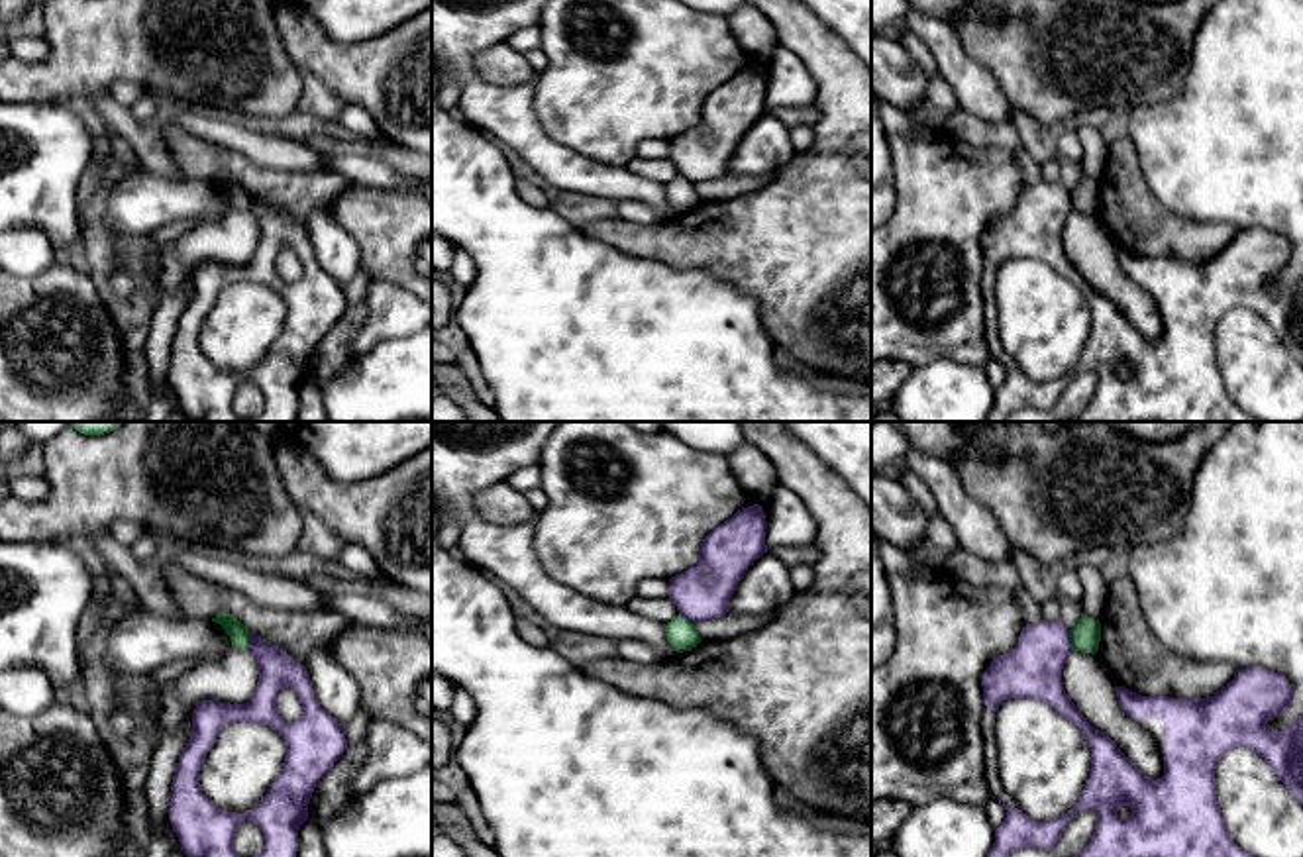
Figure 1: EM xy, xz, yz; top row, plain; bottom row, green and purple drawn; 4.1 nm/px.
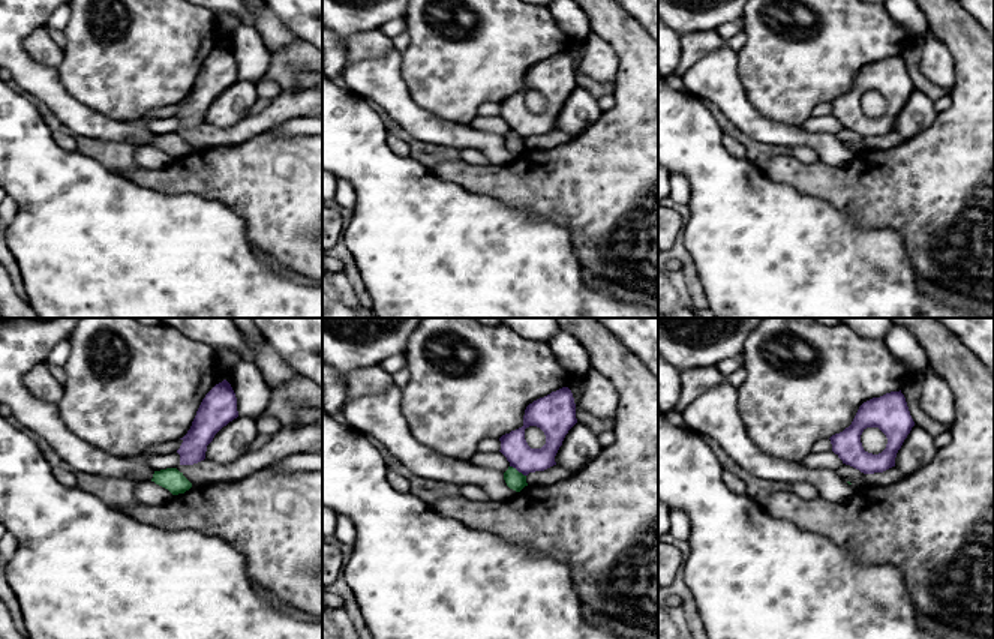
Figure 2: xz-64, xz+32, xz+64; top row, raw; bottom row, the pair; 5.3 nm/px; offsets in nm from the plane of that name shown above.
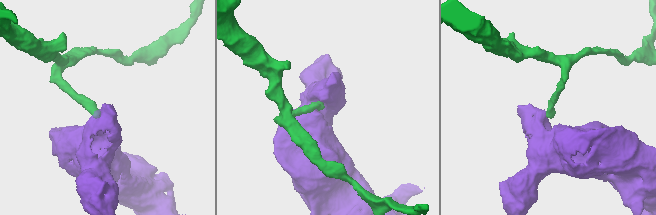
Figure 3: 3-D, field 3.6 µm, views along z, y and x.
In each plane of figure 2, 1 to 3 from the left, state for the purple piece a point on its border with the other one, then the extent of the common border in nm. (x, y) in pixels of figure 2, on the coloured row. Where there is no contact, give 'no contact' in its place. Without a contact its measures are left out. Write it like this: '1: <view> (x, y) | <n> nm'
1: no contact
2: xz+32 (516, 470) | 110 nm
3: no contact

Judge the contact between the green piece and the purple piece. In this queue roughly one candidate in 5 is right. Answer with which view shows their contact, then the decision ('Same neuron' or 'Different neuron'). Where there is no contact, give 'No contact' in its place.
Touches green in xy. Different neuron

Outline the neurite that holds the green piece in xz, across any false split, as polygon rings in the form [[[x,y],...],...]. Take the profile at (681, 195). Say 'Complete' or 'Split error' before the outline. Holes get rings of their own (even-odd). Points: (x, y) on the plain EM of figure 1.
Complete. [[[681,175],[663,186],[665,198],[677,214],[691,212],[703,202],[697,192],[697,184],[683,178]]]

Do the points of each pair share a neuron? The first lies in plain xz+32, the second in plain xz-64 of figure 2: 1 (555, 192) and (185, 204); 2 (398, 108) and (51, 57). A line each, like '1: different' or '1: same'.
1: different
2: different

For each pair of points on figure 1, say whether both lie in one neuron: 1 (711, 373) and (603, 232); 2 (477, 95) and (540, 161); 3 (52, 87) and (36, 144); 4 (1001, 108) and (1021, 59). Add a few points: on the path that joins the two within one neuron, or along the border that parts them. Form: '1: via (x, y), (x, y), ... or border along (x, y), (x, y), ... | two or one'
1: border along (579, 226), (593, 238), (658, 261) | two
2: via (495, 110), (528, 144) | one
3: border along (20, 100), (61, 100), (69, 104) | two
4: border along (978, 61), (990, 71), (1013, 110) | two

